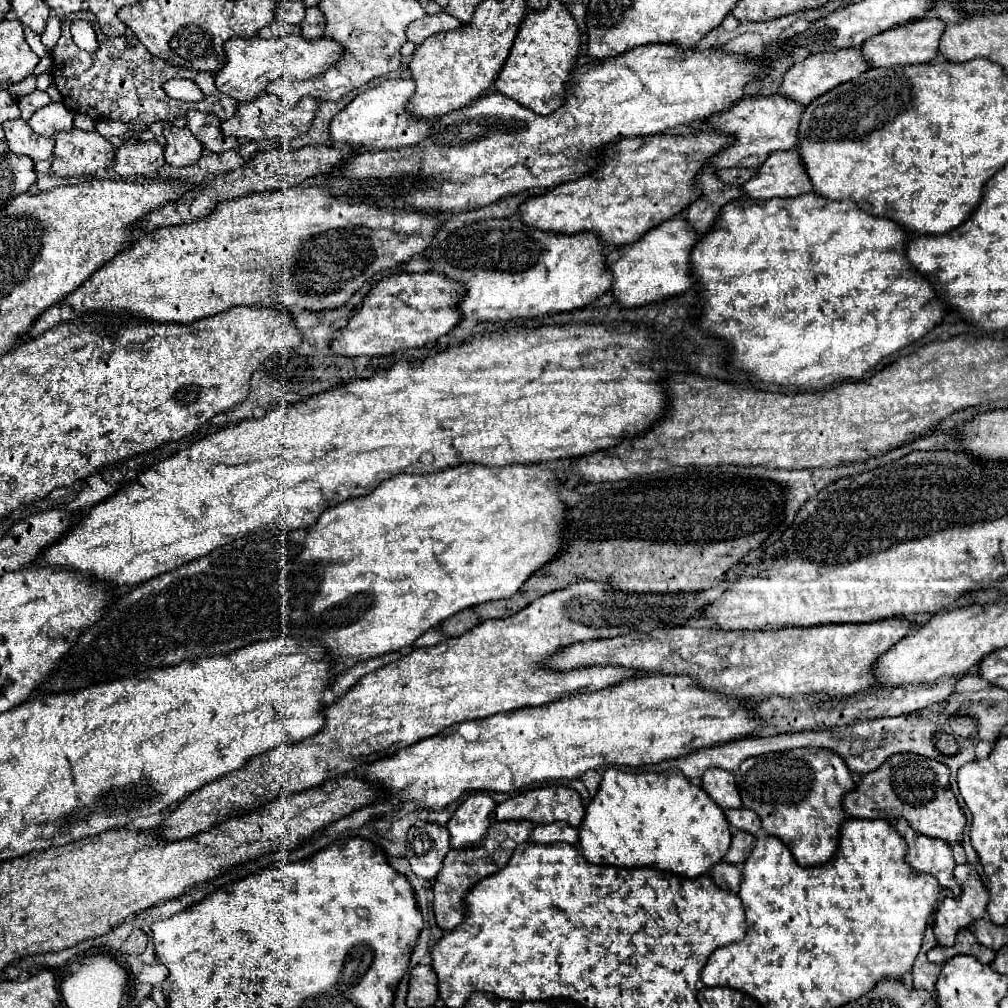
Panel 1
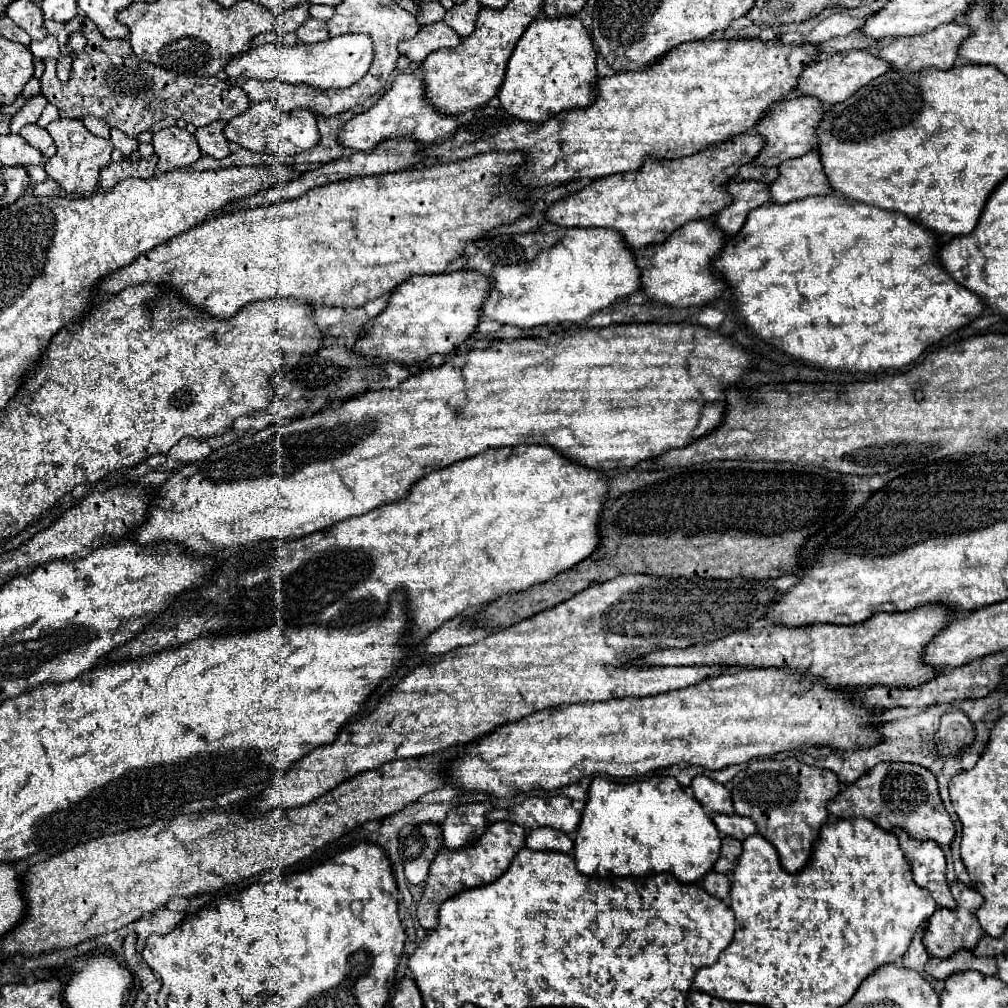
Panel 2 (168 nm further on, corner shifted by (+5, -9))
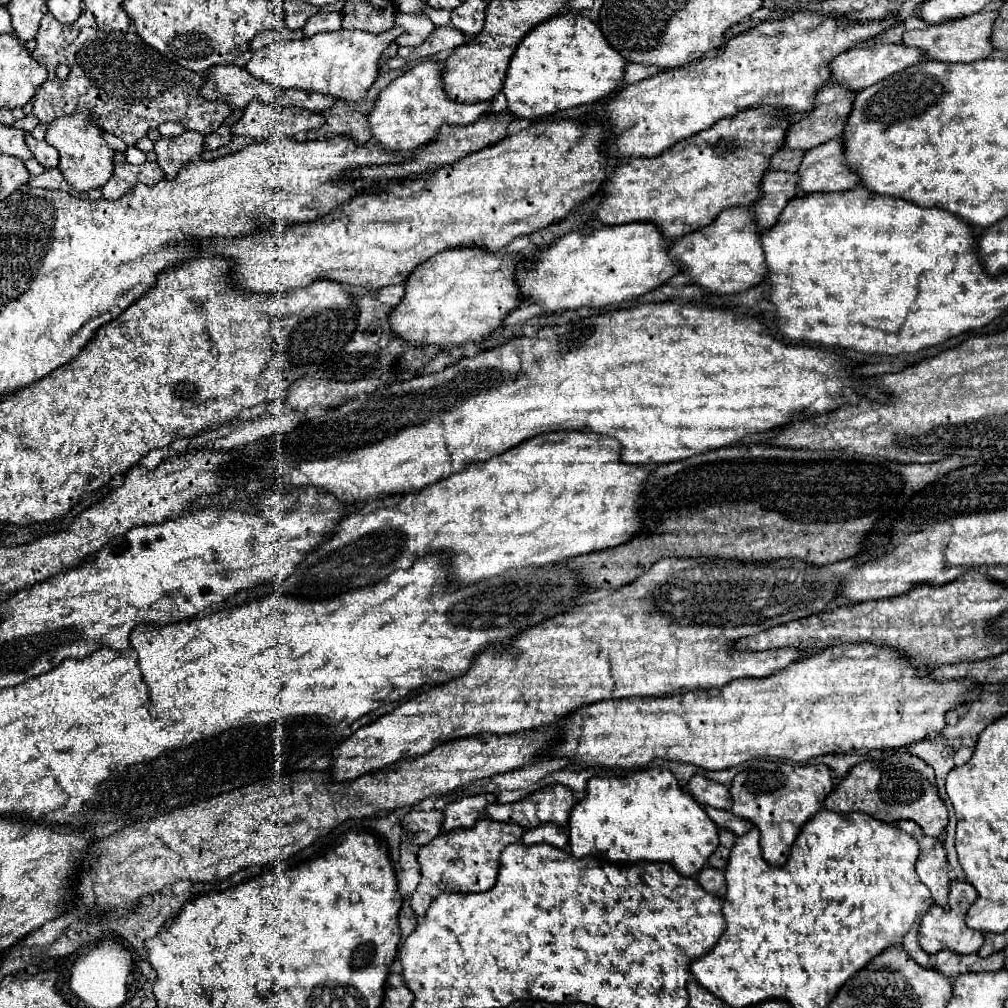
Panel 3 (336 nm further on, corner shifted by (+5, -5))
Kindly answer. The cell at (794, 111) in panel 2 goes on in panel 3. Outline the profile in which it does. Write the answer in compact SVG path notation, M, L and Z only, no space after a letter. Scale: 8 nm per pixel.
M826 83L818 93L816 93L816 107L806 115L802 117L800 121L792 123L790 129L788 129L788 135L786 135L786 143L784 143L784 149L814 149L830 139L840 139L842 137L842 131L844 131L844 125L848 121L848 115L852 111L852 103L854 103L854 91L850 91L848 87L842 87L838 83Z

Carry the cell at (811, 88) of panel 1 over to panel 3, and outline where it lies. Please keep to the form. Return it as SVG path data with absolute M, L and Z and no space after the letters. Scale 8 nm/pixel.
M872 43L872 45L858 45L850 51L844 51L842 55L838 55L830 67L832 67L832 81L846 85L852 91L862 91L882 79L886 79L888 75L894 75L906 67L912 67L916 63L920 63L926 57L926 51L916 49L916 47L906 47L906 45L888 45L888 43Z

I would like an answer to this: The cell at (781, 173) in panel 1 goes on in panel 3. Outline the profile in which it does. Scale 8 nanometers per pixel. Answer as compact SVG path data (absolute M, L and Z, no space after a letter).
M828 141L810 149L798 171L800 189L804 193L816 191L846 191L860 183L856 171L846 165L844 141Z

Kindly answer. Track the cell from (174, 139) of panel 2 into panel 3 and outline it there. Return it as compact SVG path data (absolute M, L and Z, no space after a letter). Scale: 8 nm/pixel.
M184 131L180 137L162 137L160 141L156 141L154 151L158 155L158 165L162 167L164 177L172 181L182 165L186 165L202 153L202 145L204 135L194 131Z

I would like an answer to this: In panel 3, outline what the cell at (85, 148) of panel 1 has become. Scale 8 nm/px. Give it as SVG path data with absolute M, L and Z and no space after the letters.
M88 111L64 115L64 117L56 119L54 123L50 123L46 141L58 149L58 153L60 153L58 169L62 171L64 179L76 191L88 191L92 187L102 187L110 179L112 167L114 167L114 151L104 141L102 129L96 123L92 123Z

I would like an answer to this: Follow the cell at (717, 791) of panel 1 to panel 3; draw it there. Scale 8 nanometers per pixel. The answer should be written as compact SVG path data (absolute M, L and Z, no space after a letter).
M694 775L688 783L688 793L700 803L700 805L710 805L710 807L718 807L724 811L730 811L732 807L732 799L730 799L730 791L726 785L710 781L702 775Z

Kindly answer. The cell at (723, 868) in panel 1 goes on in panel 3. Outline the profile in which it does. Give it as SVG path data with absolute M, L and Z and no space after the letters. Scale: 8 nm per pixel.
M704 867L700 873L698 873L698 883L710 891L712 895L724 899L726 895L726 881L724 881L724 873L720 869L714 869L714 867Z

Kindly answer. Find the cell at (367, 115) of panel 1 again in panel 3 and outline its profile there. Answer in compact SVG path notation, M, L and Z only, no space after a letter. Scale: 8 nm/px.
M422 61L408 73L394 79L380 93L370 113L370 131L386 151L414 151L436 139L442 125L468 125L482 117L488 107L490 101L472 105L452 101L442 85L442 65L436 61Z

